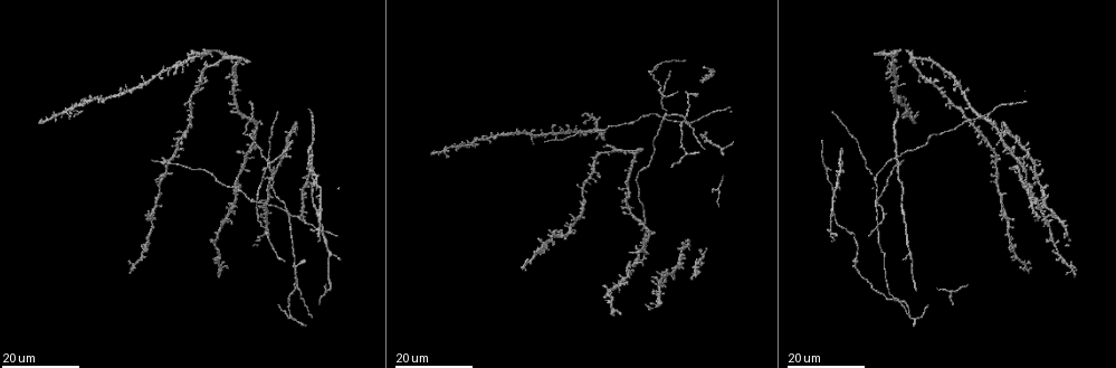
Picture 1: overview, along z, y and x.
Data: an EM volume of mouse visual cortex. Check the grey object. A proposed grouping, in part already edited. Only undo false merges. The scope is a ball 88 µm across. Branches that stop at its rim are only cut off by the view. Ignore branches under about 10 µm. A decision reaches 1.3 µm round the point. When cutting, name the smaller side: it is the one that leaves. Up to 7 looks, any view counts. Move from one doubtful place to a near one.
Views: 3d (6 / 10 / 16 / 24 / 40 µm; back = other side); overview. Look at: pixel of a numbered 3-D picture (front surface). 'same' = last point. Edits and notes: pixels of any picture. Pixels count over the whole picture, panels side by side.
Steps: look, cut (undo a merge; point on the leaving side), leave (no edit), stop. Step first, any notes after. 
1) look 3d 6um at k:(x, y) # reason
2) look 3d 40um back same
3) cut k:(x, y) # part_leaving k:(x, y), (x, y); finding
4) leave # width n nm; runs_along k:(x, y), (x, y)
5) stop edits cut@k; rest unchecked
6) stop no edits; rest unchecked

look 3d 24um at 1:(989, 113)

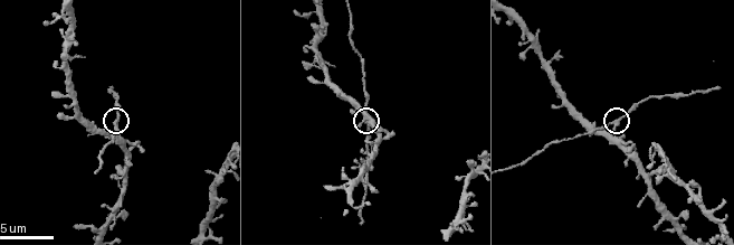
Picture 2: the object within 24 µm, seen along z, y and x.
look 3d 10um at 2:(618, 126)

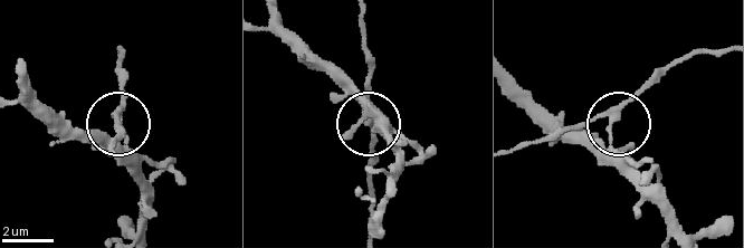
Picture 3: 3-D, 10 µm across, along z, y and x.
leave # width 280 nm; runs_along 3:(110, 152), (123, 69); one cell here

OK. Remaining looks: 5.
look 3d 16um at 1:(275, 178) # a fork

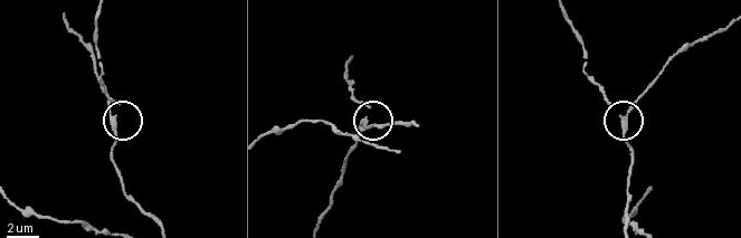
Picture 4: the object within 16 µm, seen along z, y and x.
look 3d 10um at 4:(626, 119)

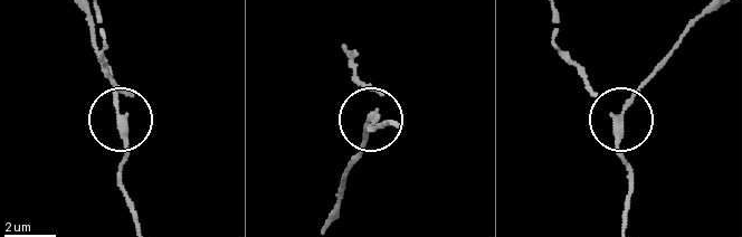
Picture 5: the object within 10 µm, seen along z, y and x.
leave # side_arm 23 um; runs_along 5:(86, 15), (121, 113), (125, 91), (106, 62); continuous, no second cell

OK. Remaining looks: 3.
look 3d 24um at 1:(289, 214) # arms part here

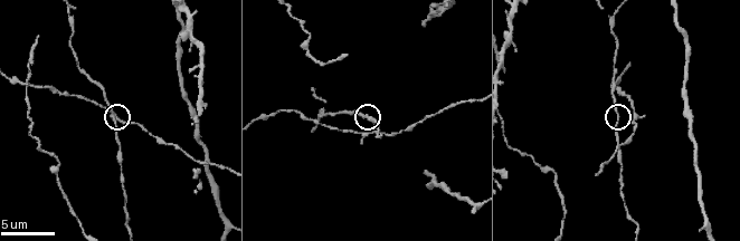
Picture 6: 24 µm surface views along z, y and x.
look 3d 6um at 6:(115, 116) # zoom in

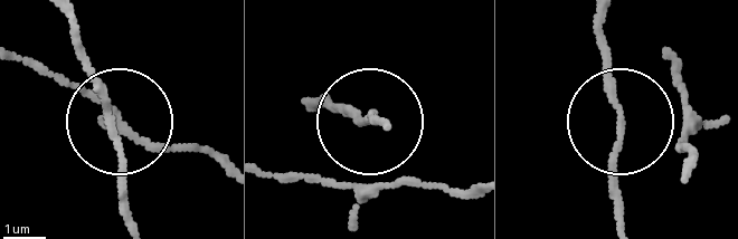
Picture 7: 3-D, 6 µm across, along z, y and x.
leave # runs_along 7:(607, 24), (607, 87), (621, 116), (720, 120); one cell here

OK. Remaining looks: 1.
stop no edits; rest unchecked

